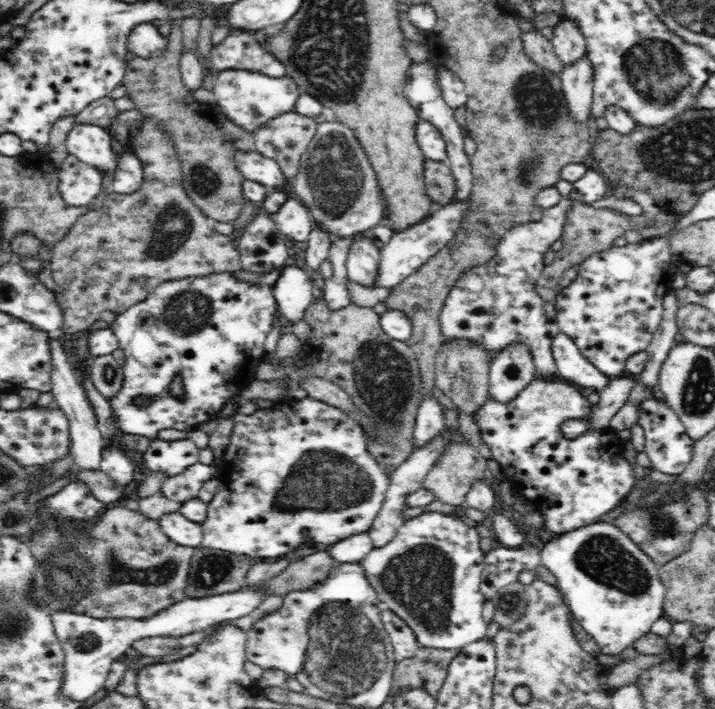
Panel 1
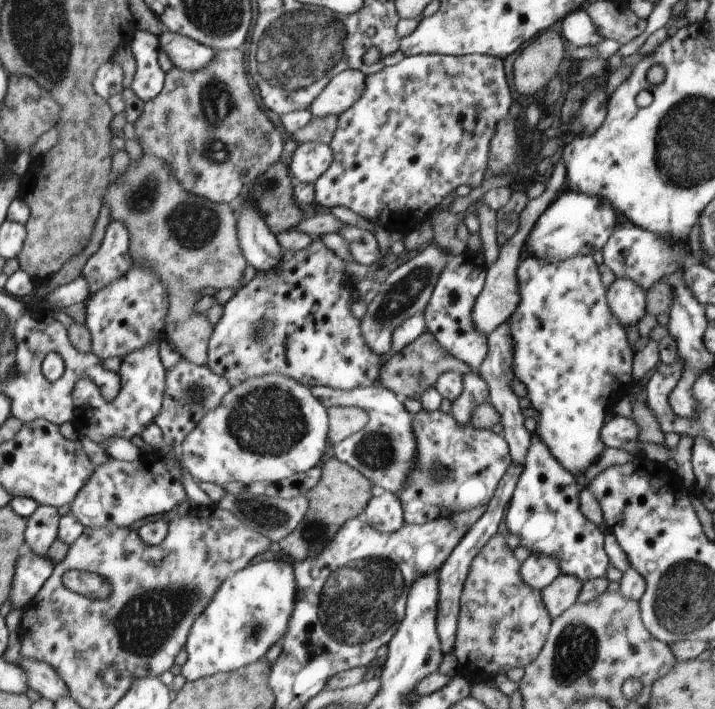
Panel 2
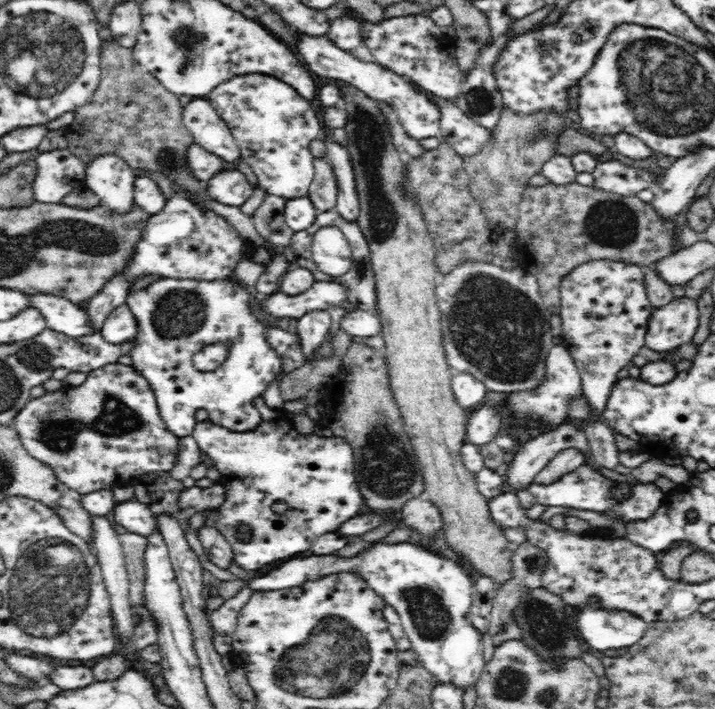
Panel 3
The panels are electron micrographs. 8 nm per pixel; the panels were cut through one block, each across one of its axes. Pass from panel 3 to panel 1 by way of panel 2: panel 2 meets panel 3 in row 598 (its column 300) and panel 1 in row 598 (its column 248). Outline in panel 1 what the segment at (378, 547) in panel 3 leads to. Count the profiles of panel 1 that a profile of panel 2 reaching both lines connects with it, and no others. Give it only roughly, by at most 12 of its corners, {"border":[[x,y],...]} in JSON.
{"border":[[424,512],[363,566],[422,647],[485,638],[476,528]]}

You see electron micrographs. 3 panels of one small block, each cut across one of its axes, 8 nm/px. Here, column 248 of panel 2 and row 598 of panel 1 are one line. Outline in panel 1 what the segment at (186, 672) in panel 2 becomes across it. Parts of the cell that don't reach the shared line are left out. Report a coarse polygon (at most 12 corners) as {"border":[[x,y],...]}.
{"border":[[614,522],[553,536],[541,564],[618,656],[664,615],[657,565]]}

